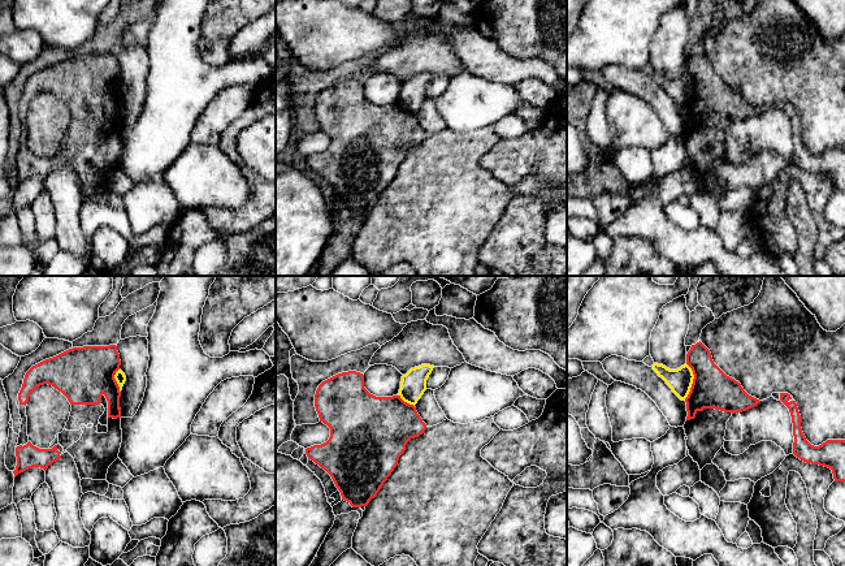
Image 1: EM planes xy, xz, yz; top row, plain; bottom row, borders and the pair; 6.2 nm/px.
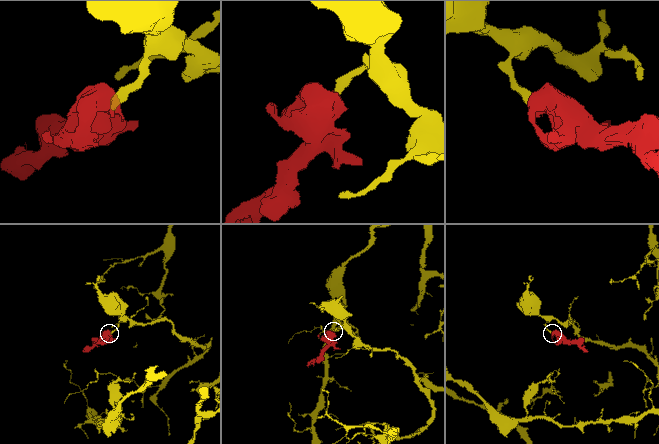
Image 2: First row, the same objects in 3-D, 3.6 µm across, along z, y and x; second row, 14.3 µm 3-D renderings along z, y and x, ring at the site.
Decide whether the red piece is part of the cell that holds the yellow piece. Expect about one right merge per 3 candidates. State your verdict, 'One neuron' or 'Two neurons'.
Two neurons

